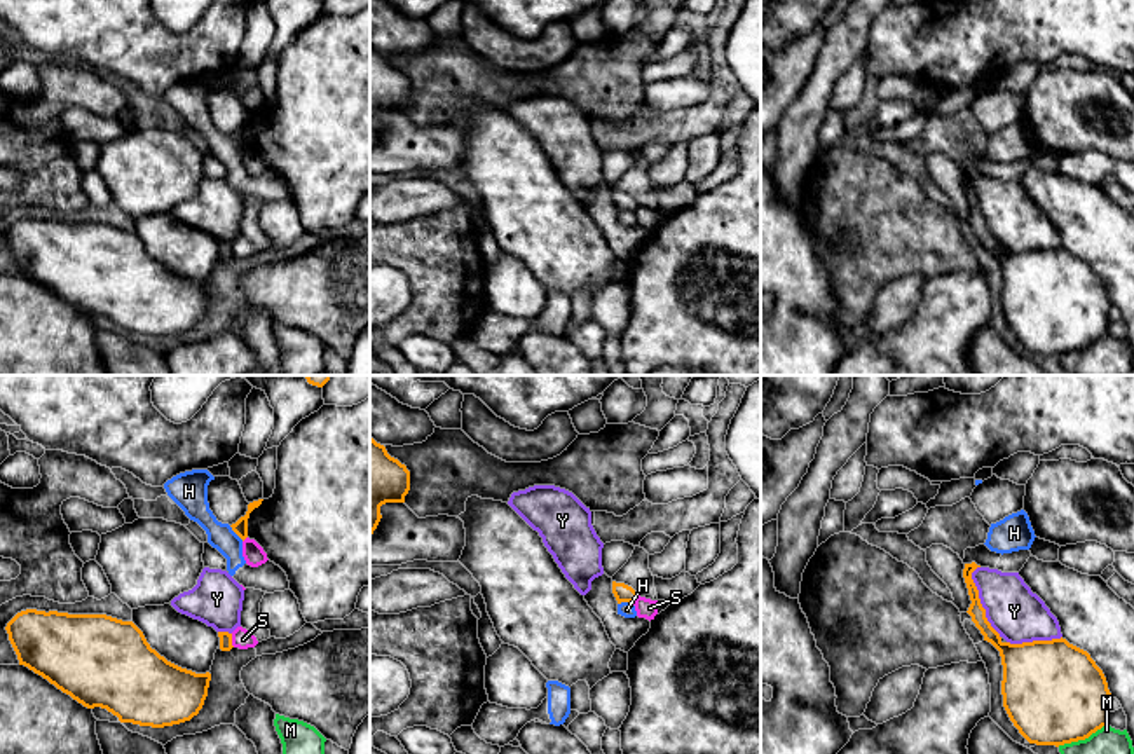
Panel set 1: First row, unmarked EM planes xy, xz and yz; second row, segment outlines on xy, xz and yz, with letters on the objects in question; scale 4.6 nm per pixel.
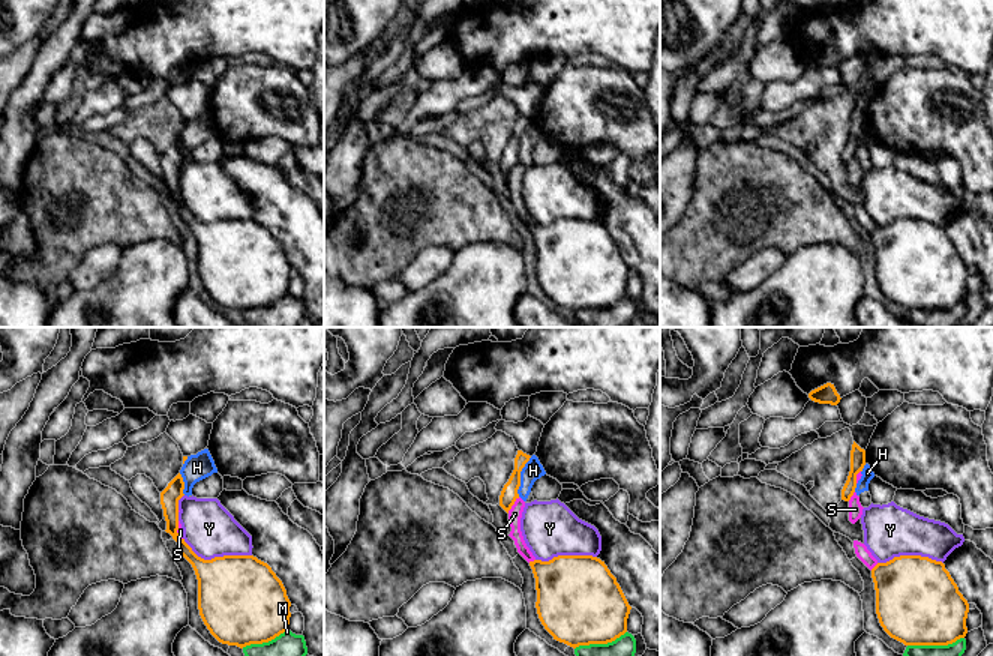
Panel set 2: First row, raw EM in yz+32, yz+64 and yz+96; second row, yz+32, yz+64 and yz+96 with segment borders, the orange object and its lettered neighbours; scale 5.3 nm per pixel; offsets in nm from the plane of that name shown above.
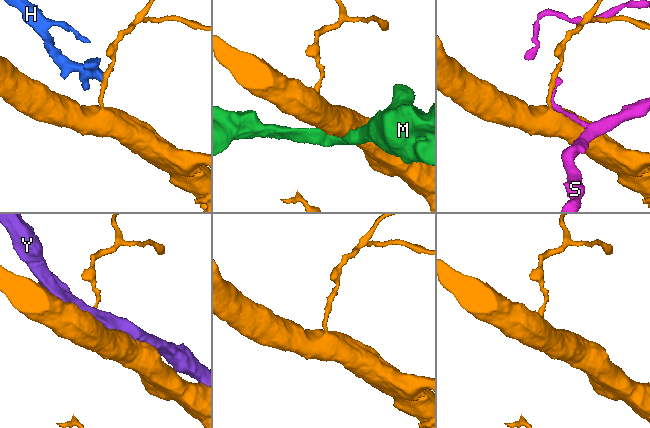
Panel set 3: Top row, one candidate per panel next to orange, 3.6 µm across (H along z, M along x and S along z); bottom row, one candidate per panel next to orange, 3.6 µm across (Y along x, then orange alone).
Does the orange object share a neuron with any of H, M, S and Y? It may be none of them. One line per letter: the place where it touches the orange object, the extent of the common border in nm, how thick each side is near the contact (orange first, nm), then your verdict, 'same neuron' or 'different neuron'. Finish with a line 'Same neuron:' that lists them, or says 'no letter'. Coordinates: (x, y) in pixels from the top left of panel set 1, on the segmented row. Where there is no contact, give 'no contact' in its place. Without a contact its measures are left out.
H: xy (236, 533) | 100 nm | 70/130 nm | different neuron
M: yz (1082, 739) | 260 nm | 480/130 nm | different neuron
S: xy (231, 641) | 70 nm | 60/90 nm | different neuron
Y: yz (979, 603) | 360 nm | 70/240 nm | different neuron
Same neuron: no letter

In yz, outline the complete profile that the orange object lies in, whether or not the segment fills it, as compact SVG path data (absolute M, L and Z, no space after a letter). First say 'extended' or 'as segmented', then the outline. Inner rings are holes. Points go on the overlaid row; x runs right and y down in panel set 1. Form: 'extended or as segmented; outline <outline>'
as segmented; outline M975 562L965 564L963 578L970 595L968 614L1001 656L1003 681L1001 695L1003 707L1019 730L1019 733L1036 745L1064 745L1089 738L1092 733L1108 724L1111 693L1108 689L1103 670L1096 665L1090 655L1066 639L1033 641L1022 644L1003 642L1000 634L986 618L986 609L980 604L979 590L972 579L972 572L980 567Z

